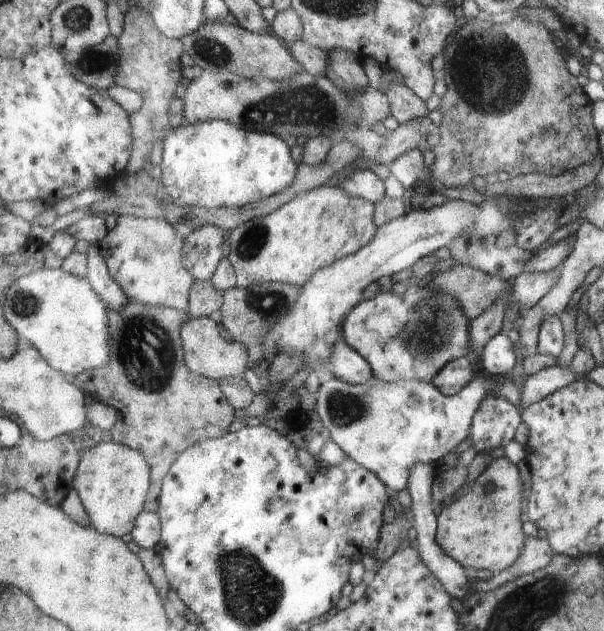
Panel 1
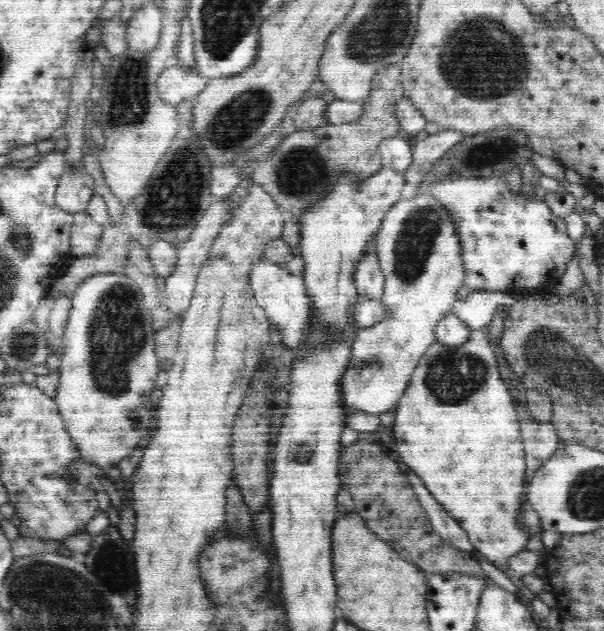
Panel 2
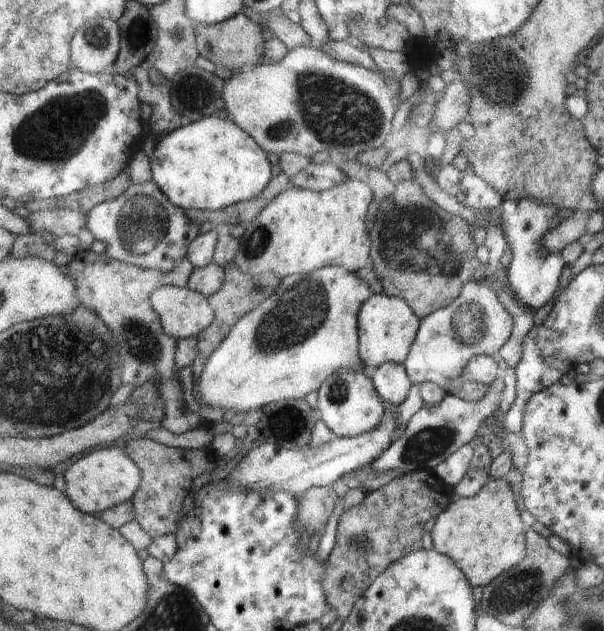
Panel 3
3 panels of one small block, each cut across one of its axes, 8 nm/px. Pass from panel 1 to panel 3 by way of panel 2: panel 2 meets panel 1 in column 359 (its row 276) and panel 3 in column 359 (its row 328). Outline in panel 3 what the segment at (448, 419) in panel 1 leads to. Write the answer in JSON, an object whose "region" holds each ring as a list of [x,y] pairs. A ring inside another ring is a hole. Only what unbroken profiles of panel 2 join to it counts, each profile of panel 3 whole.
{"region":[[[368,367],[344,368],[324,382],[318,391],[320,420],[337,437],[356,437],[378,428],[383,420],[383,401],[371,380]]]}

